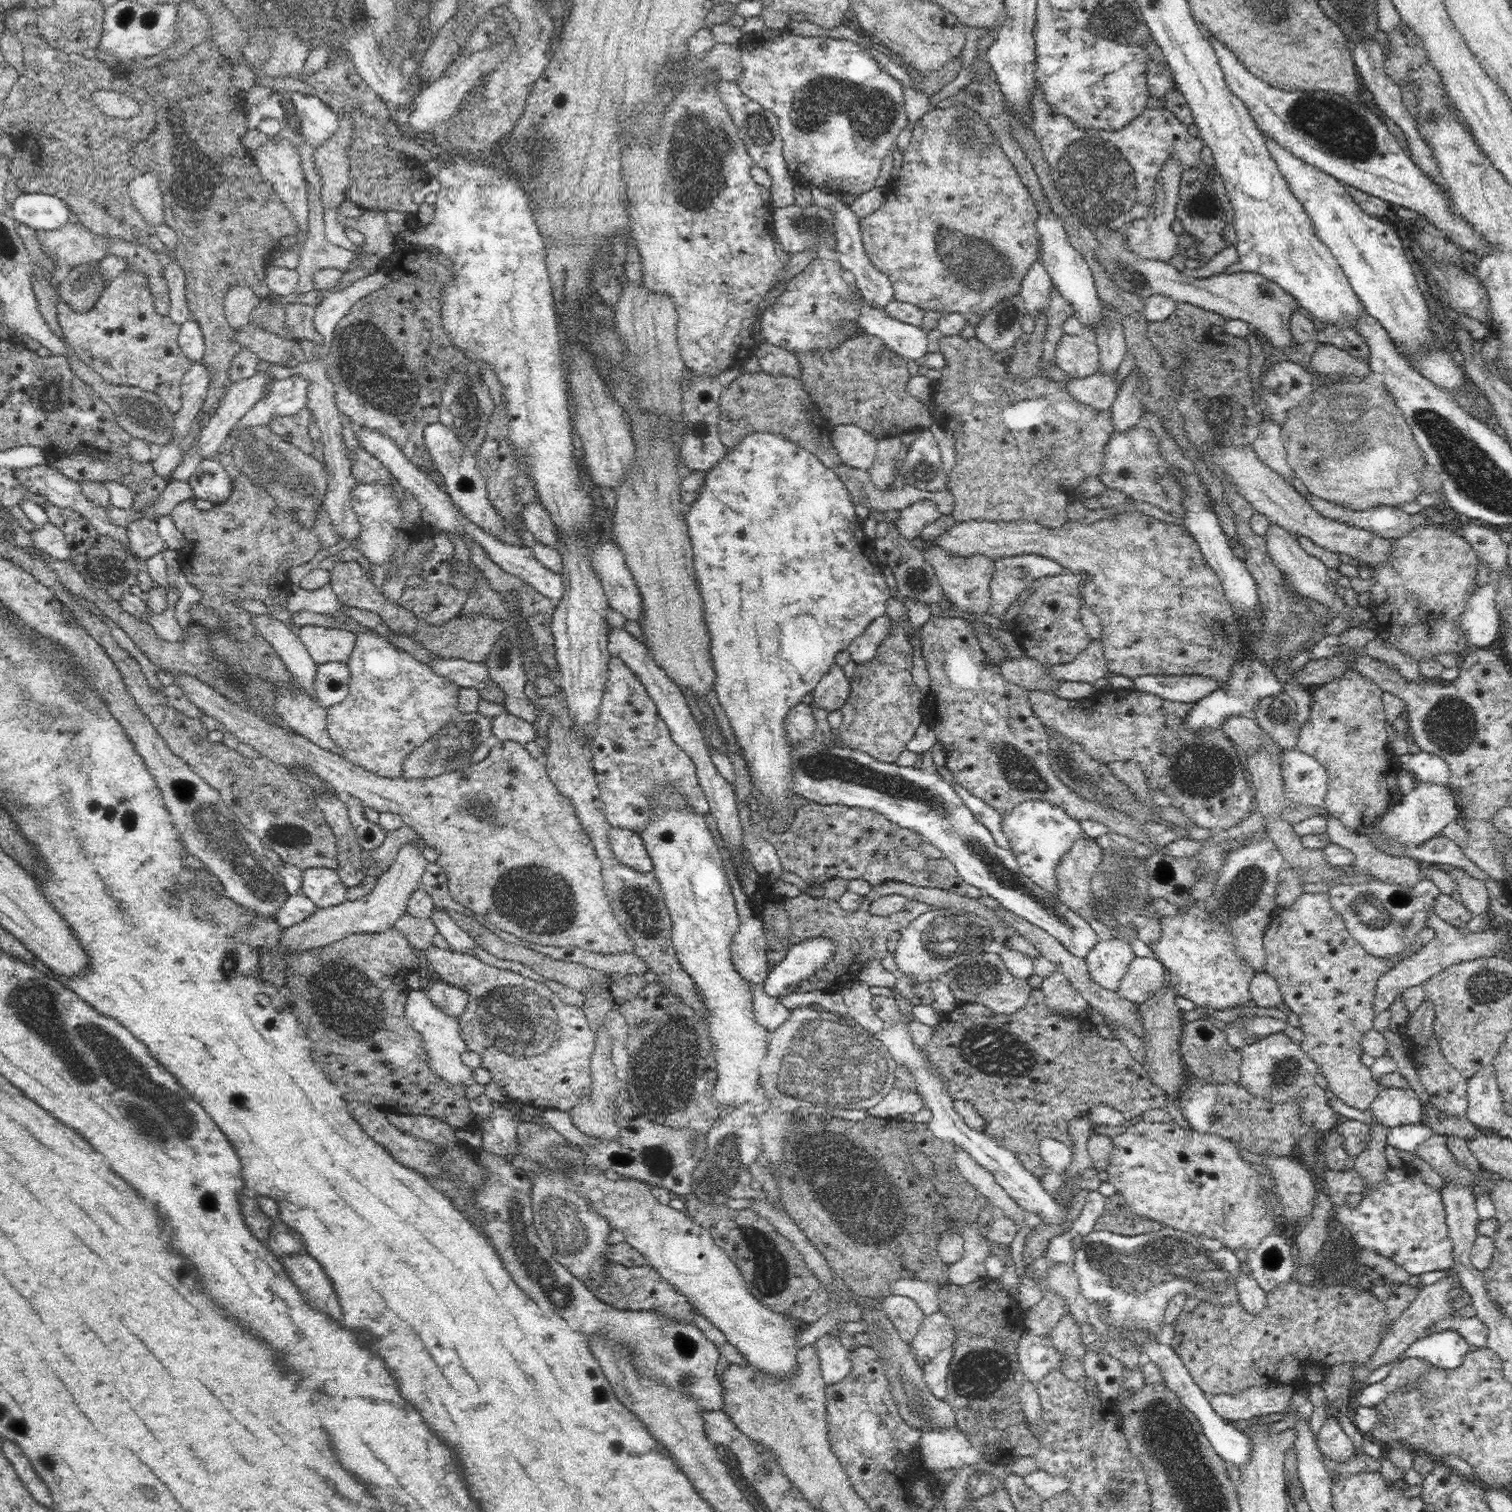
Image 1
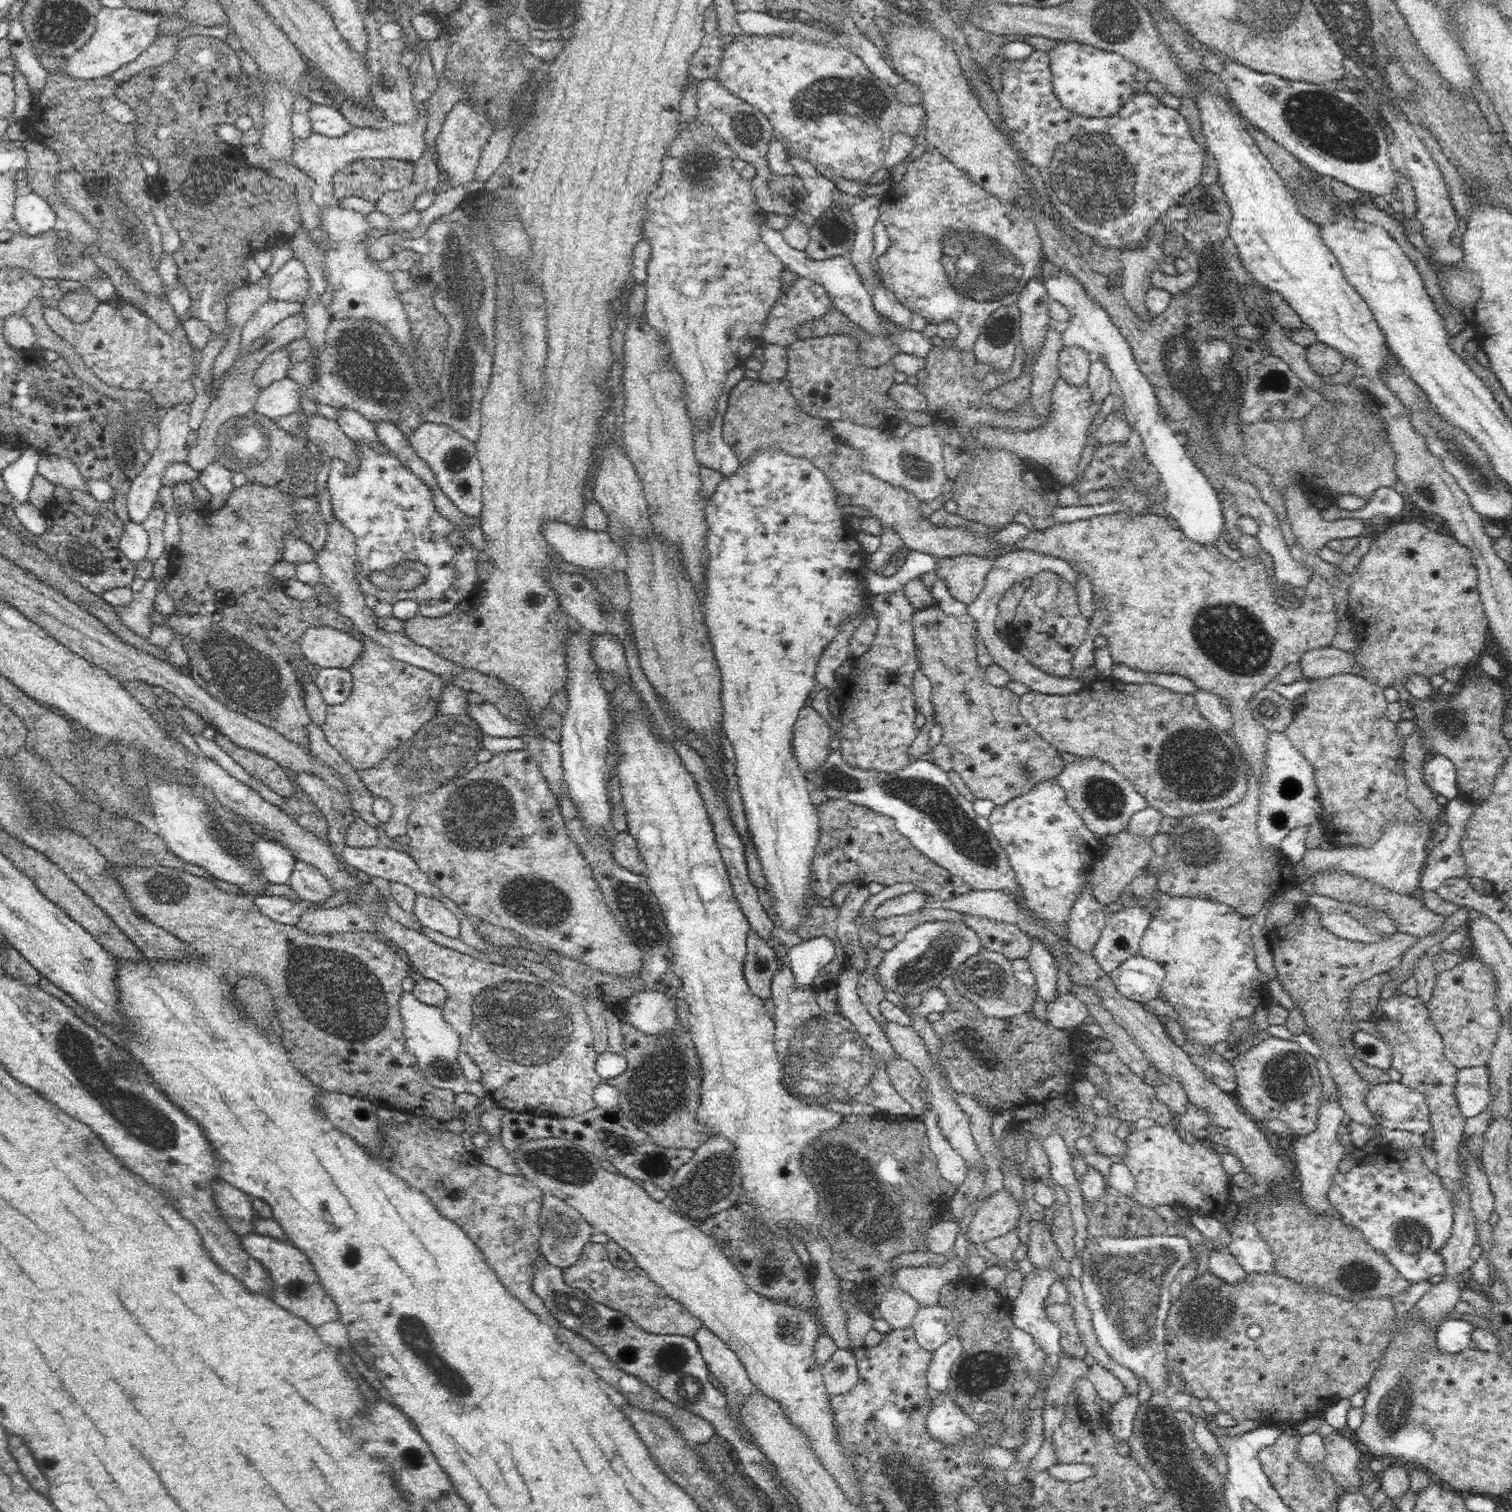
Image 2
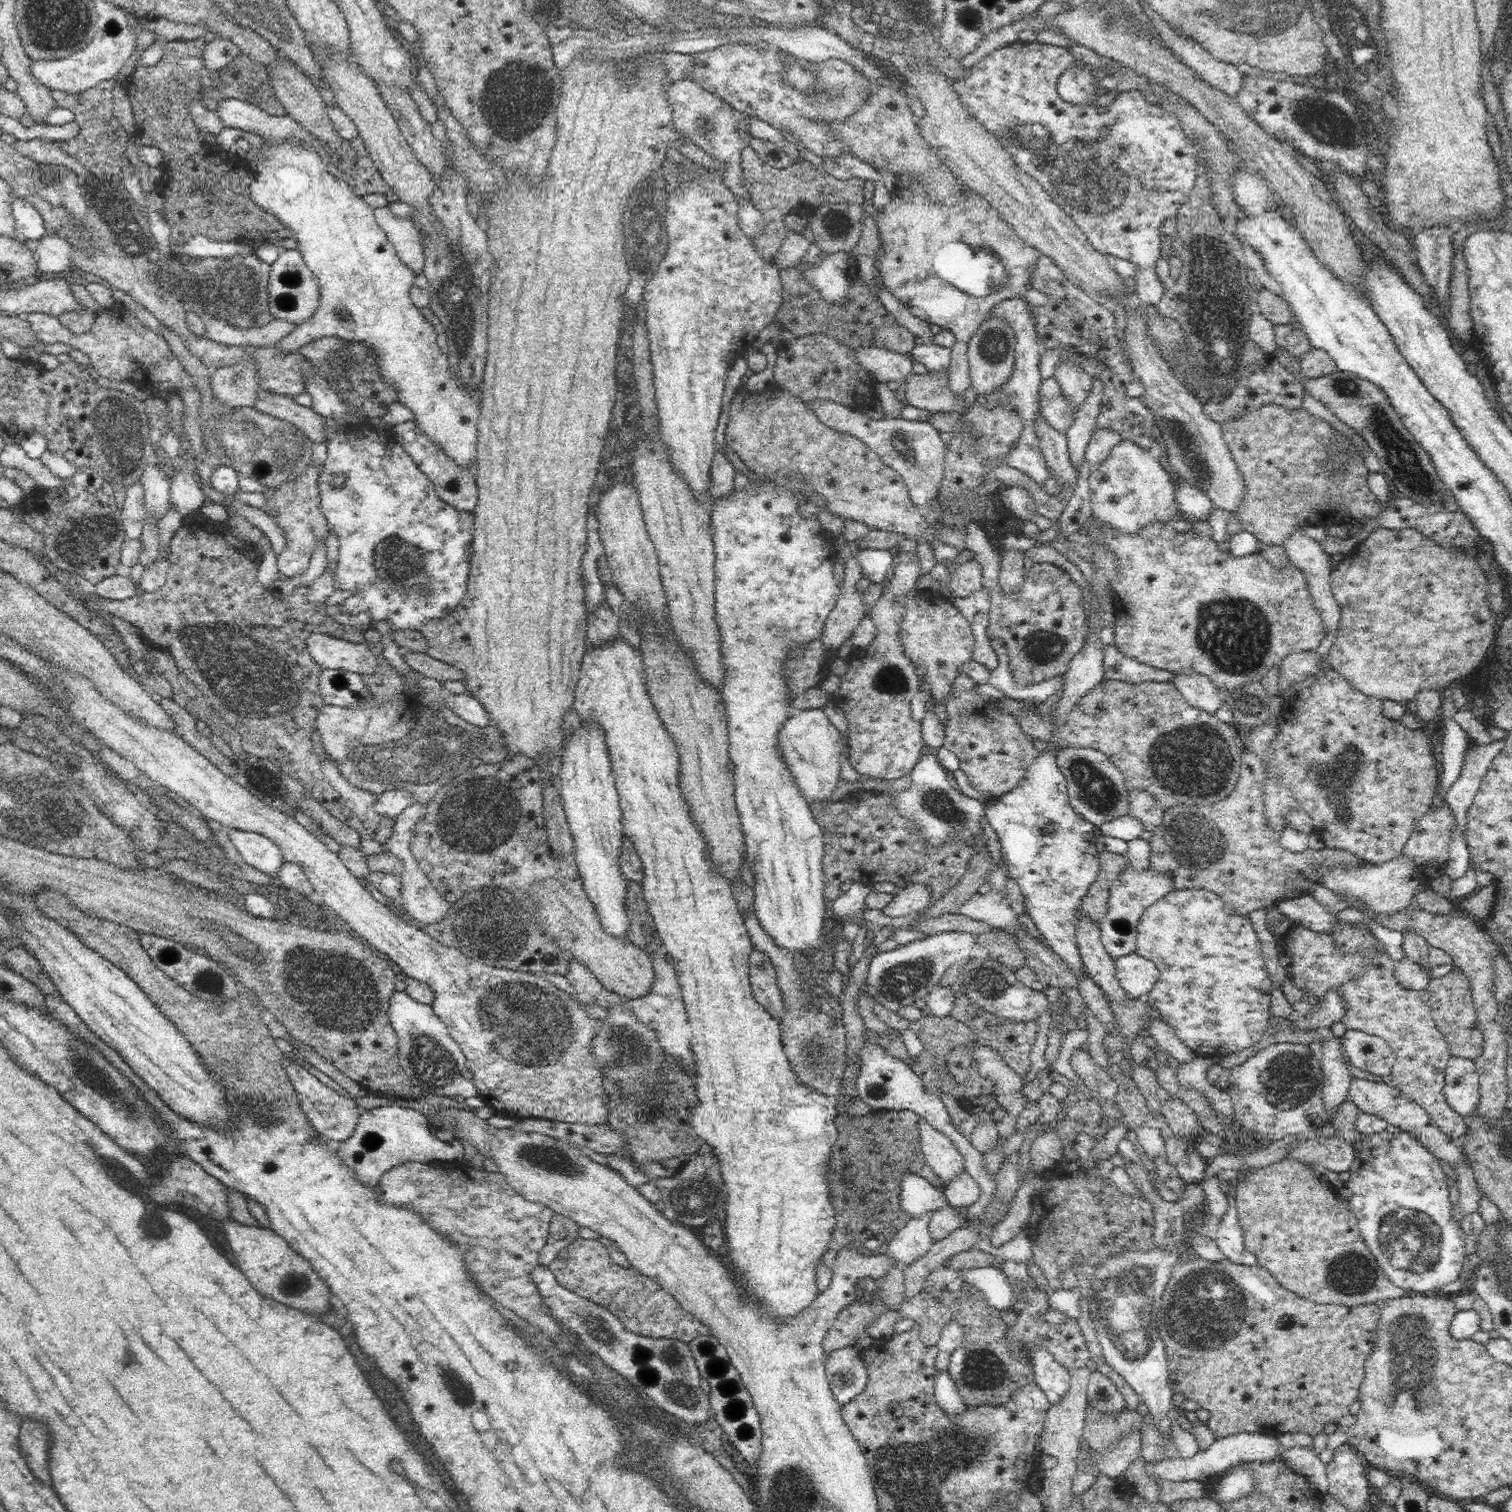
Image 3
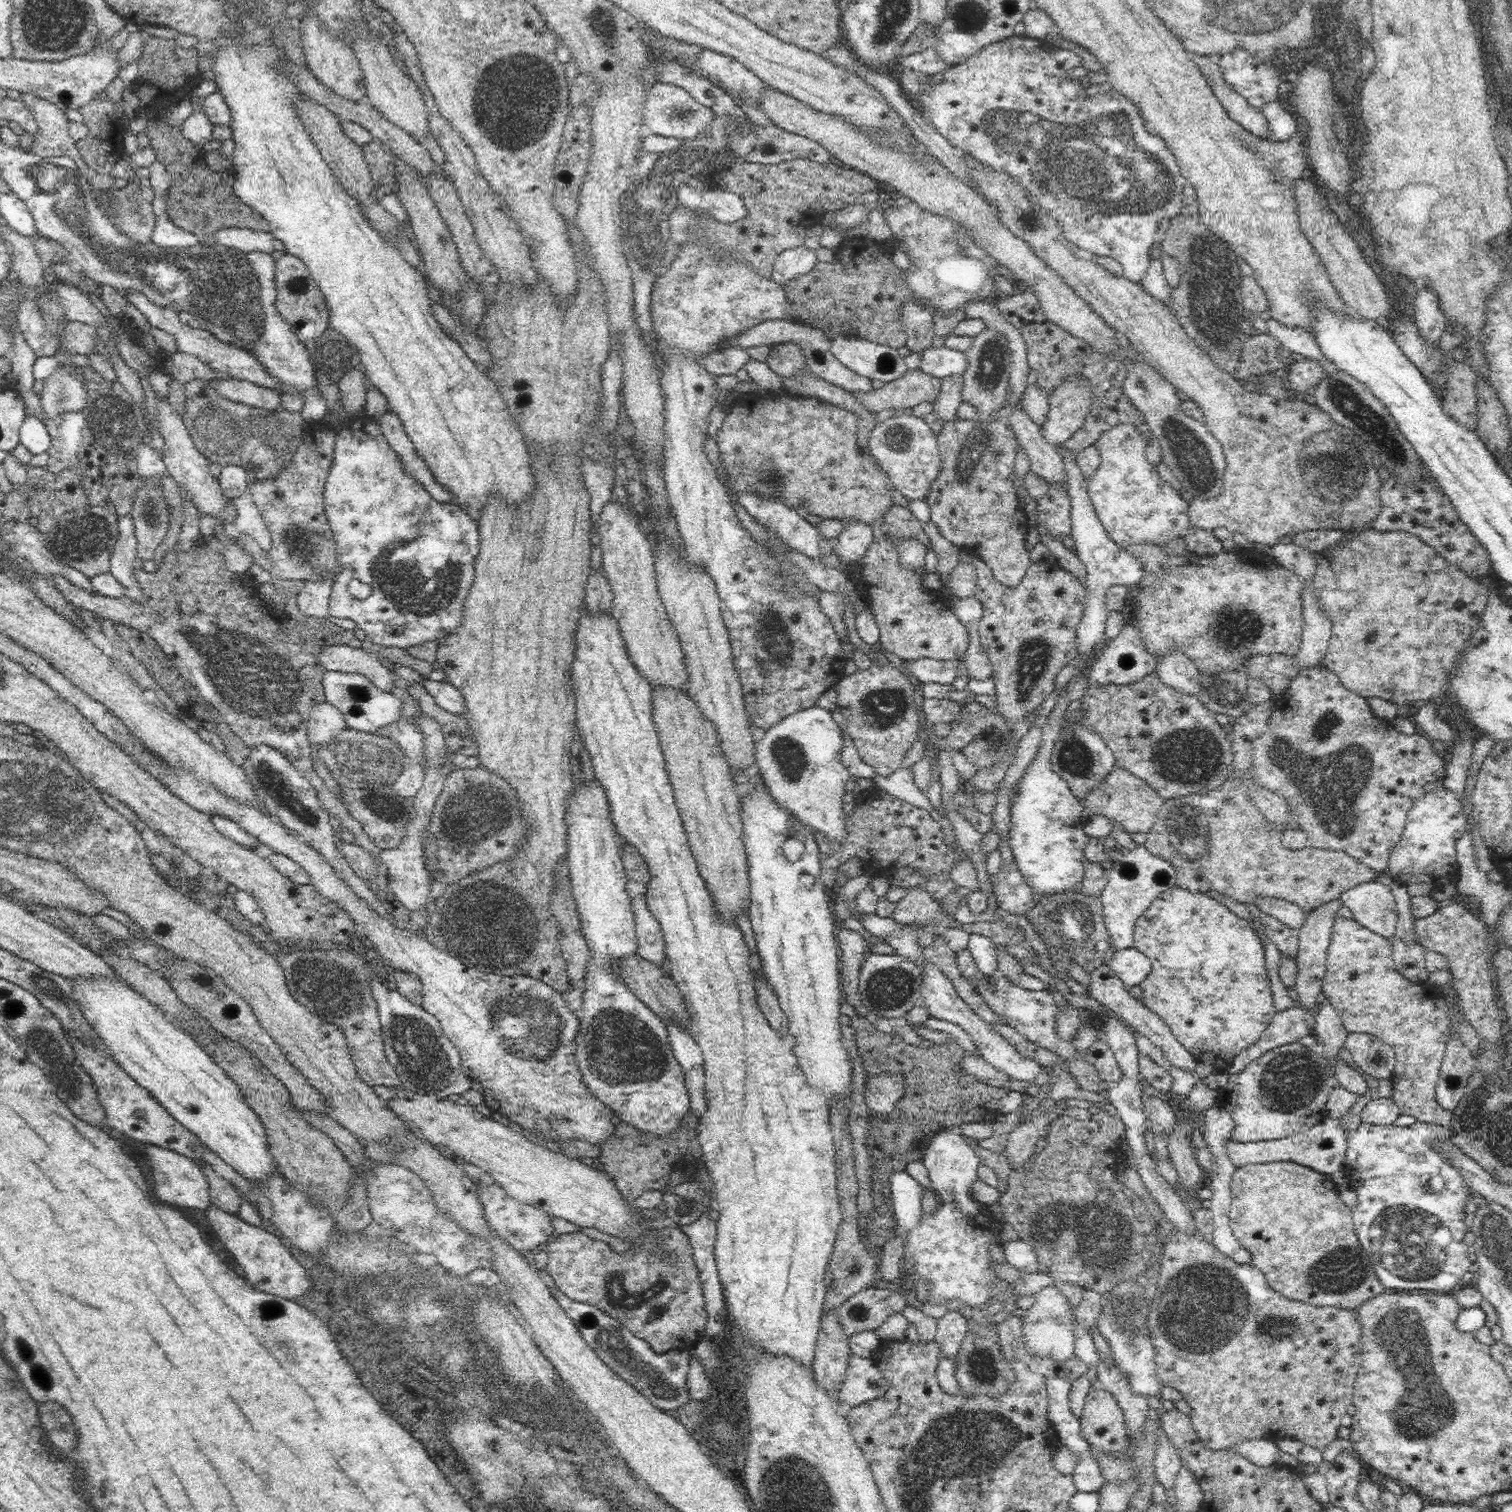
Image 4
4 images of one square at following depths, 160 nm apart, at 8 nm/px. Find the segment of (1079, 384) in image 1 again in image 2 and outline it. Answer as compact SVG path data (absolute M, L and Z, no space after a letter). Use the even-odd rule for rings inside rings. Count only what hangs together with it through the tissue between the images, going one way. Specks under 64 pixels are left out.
M1060 377L1053 386L1049 419L1041 429L1014 433L1002 427L978 427L975 436L979 442L983 442L984 446L1009 450L1020 456L1022 461L1040 466L1040 469L1052 475L1060 487L1071 485L1077 477L1078 465L1087 440L1088 426L1098 417L1102 405L1097 404L1091 397L1092 395L1087 384L1074 386Z

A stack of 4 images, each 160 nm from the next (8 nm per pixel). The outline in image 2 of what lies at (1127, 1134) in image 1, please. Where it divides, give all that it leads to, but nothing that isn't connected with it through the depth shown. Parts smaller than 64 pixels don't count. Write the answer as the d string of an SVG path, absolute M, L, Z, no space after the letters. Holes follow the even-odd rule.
M1156 1124L1131 1132L1124 1141L1123 1163L1135 1178L1133 1198L1150 1213L1157 1204L1171 1206L1180 1203L1191 1208L1191 1212L1217 1217L1232 1202L1232 1176L1222 1167L1222 1154L1216 1153L1204 1135L1198 1135L1197 1143L1190 1145L1180 1139L1178 1131L1171 1125L1162 1127Z

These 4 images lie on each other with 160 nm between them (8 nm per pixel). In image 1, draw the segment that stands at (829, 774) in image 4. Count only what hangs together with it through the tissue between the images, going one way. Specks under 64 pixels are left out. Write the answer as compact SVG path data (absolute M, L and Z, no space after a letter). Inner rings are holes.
M798 703L793 706L788 716L784 718L784 729L786 729L790 745L797 746L814 740L816 720L810 704Z

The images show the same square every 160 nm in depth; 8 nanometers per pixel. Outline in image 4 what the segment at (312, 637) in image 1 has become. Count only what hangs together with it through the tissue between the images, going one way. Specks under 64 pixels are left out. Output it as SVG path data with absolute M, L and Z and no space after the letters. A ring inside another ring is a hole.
M334 645L323 648L320 664L326 670L360 673L384 692L396 690L392 669L381 664L373 653L362 647Z

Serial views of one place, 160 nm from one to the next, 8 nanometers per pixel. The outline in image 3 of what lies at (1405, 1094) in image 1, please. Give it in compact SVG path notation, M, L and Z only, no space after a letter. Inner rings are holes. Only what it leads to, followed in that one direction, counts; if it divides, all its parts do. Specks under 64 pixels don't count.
M1353 1077L1348 1098L1358 1105L1360 1111L1382 1117L1388 1124L1398 1126L1400 1130L1410 1133L1426 1147L1426 1150L1429 1150L1436 1158L1447 1162L1451 1167L1462 1162L1463 1147L1441 1131L1424 1107L1418 1106L1414 1099L1402 1095L1402 1092L1393 1085L1388 1086L1384 1082L1372 1082L1372 1080L1360 1080L1358 1077Z

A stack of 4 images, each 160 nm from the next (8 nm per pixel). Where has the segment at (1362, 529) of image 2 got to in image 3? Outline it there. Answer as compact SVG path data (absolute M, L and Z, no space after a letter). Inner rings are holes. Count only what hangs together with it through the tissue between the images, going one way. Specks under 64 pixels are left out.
M1306 526L1297 527L1297 530L1282 546L1286 549L1286 555L1288 555L1290 564L1305 574L1307 584L1309 585L1309 591L1314 601L1314 607L1318 607L1318 615L1320 615L1320 618L1324 619L1326 634L1329 632L1336 632L1336 630L1340 628L1341 609L1331 591L1331 556L1322 550L1320 543L1315 542L1305 534L1305 528Z

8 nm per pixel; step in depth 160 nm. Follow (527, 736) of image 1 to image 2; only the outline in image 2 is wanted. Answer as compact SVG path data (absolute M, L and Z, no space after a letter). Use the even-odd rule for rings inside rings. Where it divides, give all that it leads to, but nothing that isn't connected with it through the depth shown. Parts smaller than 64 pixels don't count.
M484 700L481 704L467 703L466 713L480 725L485 735L491 737L521 736L521 732L526 728L522 723L508 721L490 701Z

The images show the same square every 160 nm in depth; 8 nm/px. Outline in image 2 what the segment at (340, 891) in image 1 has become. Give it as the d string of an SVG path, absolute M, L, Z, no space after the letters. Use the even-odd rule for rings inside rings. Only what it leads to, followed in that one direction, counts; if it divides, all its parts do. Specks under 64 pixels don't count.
M303 860L296 862L288 884L302 900L314 904L322 904L334 894L333 888L329 885L321 870L318 870L316 866L303 862Z

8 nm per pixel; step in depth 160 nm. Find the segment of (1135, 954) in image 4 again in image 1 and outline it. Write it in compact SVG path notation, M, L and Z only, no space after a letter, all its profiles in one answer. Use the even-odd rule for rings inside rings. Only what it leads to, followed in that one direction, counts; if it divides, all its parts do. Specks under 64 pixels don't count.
M1135 956L1128 972L1120 980L1117 994L1127 1002L1142 1005L1161 990L1164 979L1164 968L1155 958Z

